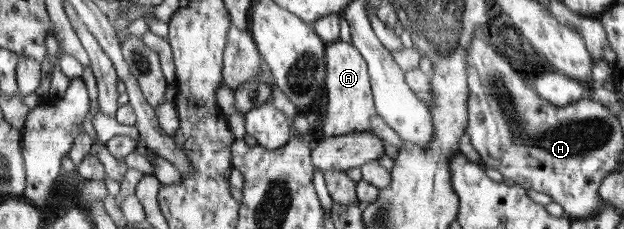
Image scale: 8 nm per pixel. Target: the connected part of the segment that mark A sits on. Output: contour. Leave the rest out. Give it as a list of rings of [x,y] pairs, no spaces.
[[[341,39],[327,43],[326,49],[327,77],[327,109],[323,119],[325,137],[337,137],[349,133],[371,132],[395,147],[401,145],[402,139],[394,129],[385,125],[385,120],[378,113],[374,103],[373,86],[370,84],[369,66],[366,59],[353,43]]]

